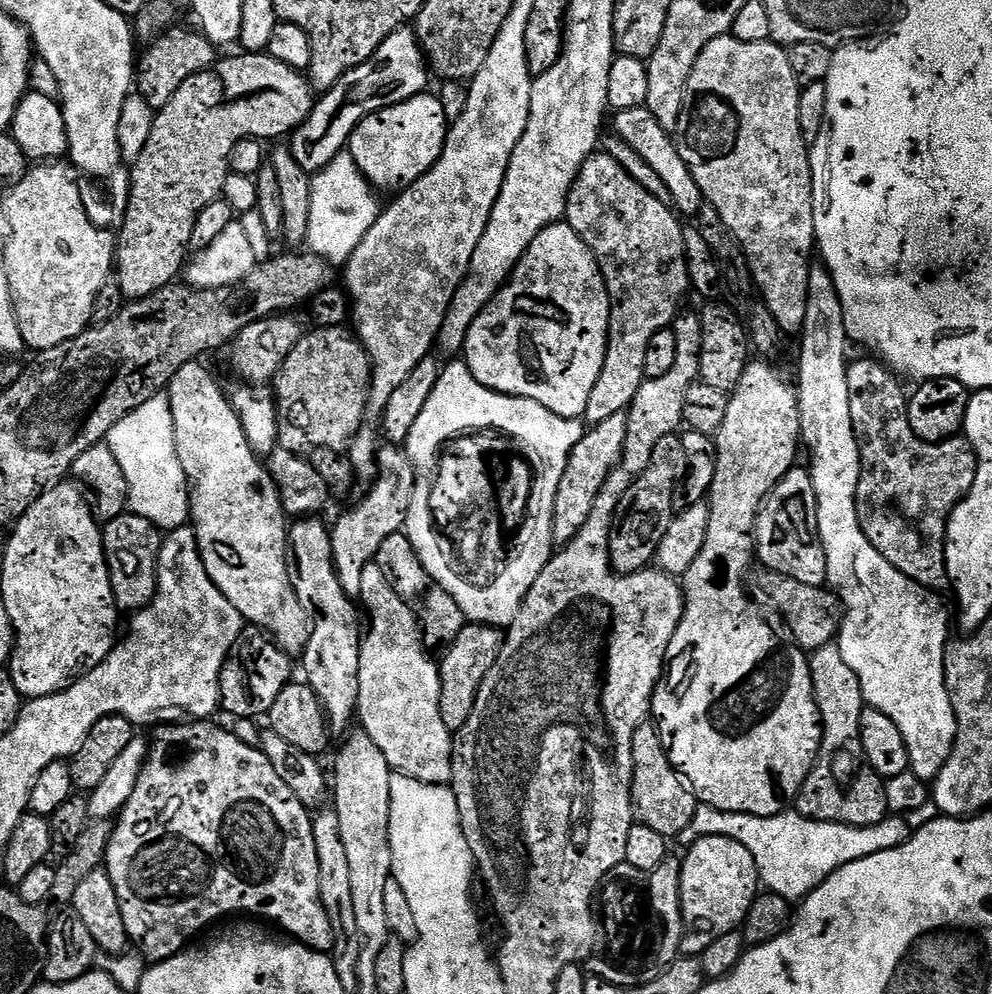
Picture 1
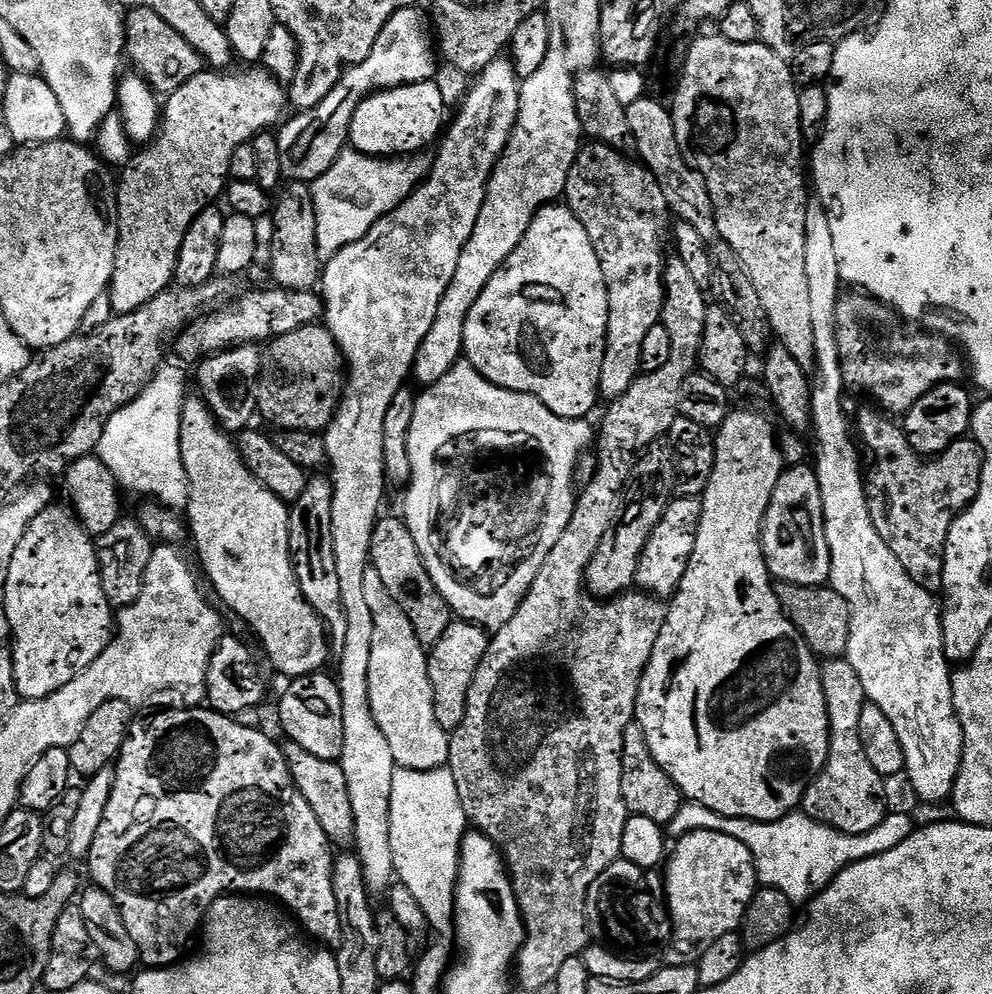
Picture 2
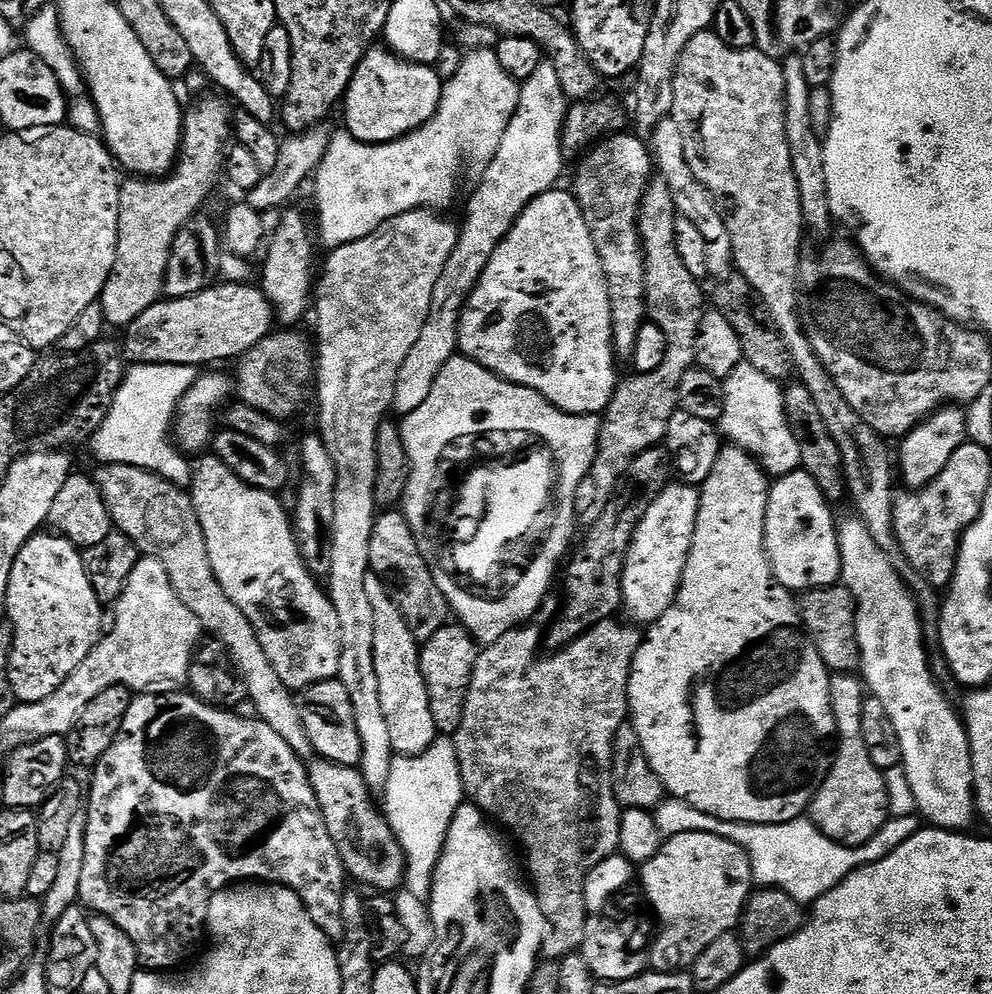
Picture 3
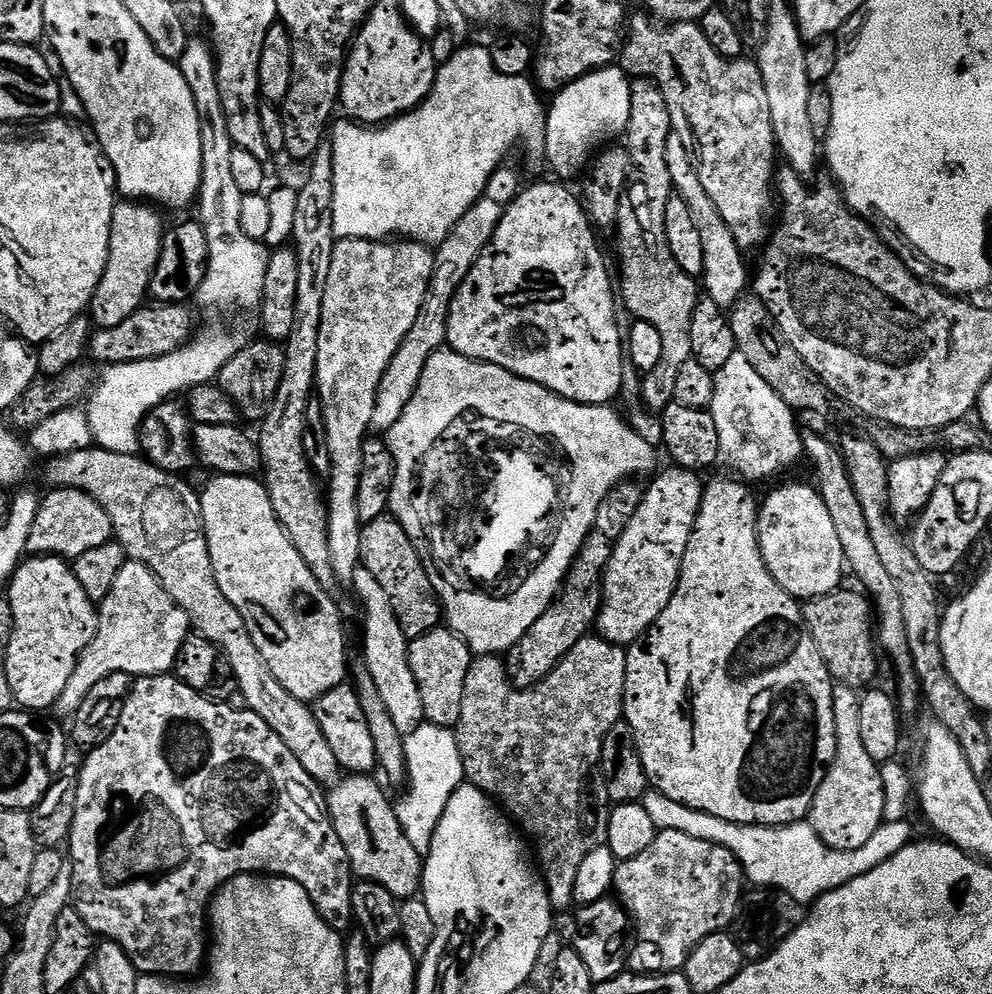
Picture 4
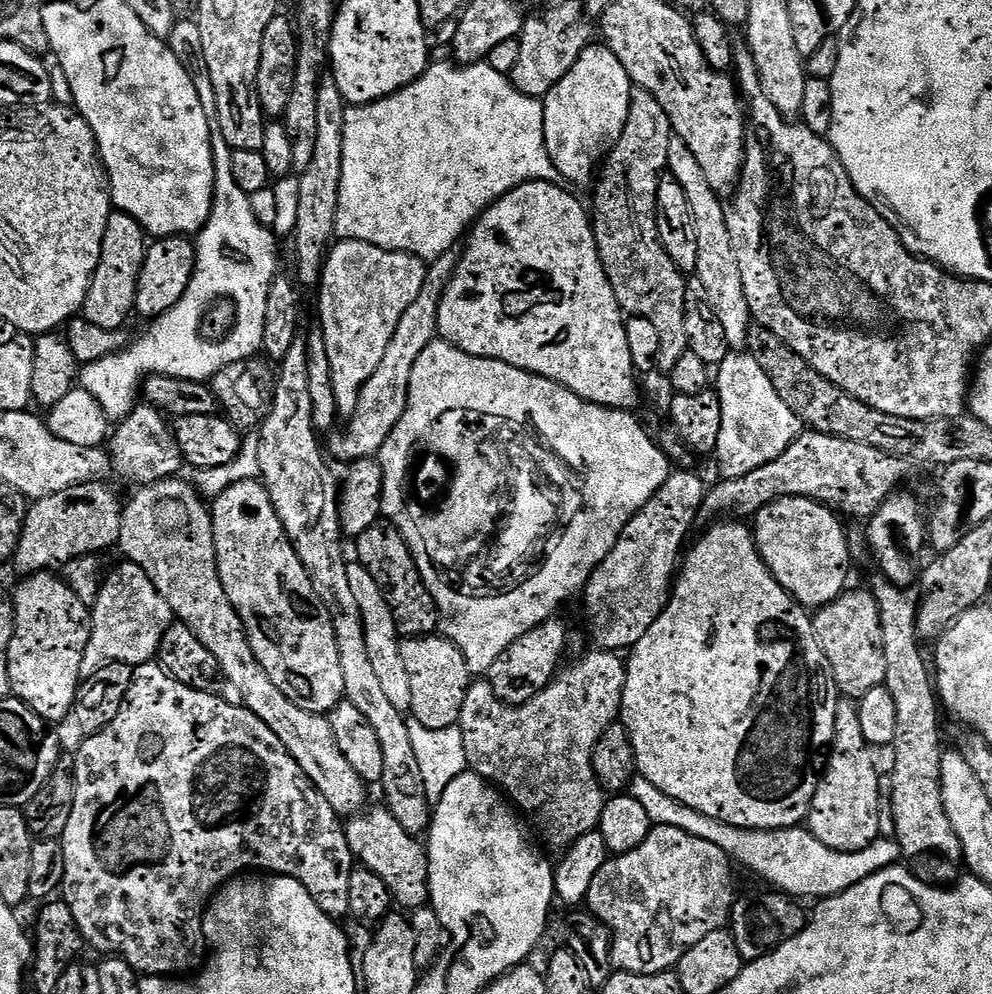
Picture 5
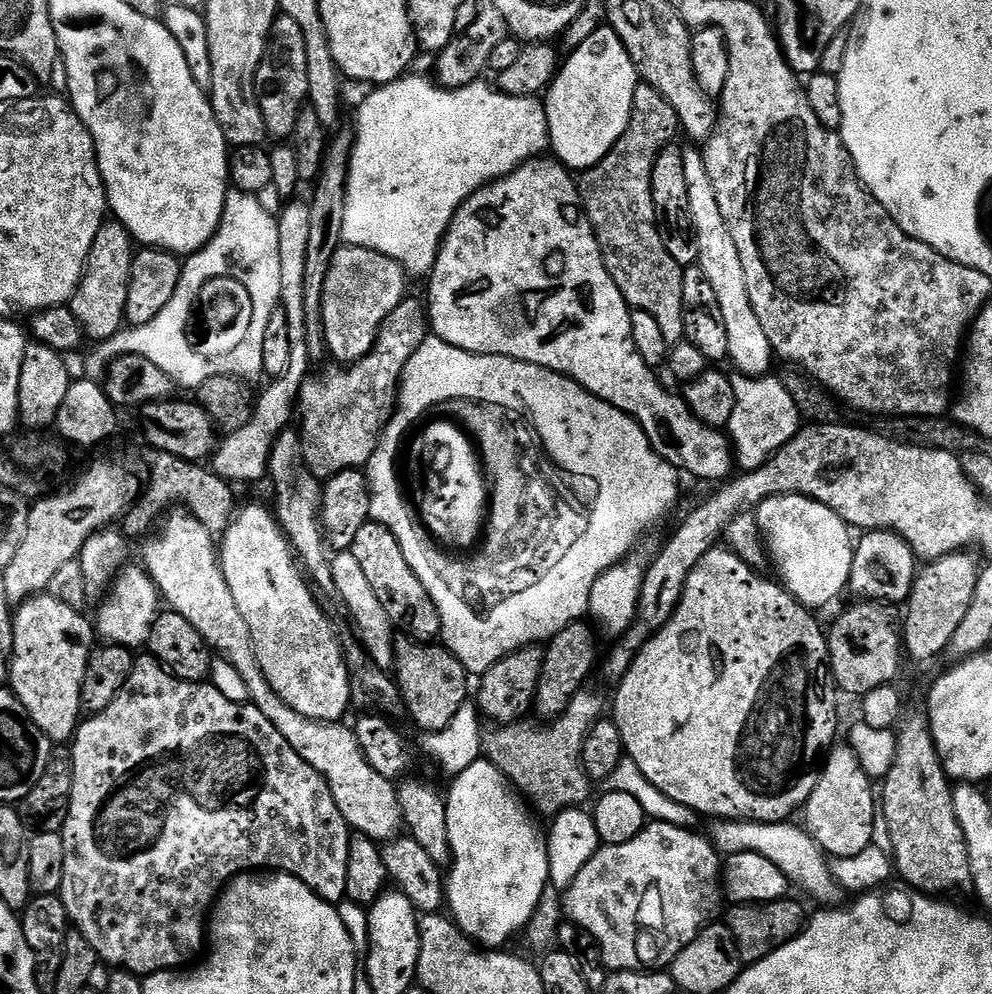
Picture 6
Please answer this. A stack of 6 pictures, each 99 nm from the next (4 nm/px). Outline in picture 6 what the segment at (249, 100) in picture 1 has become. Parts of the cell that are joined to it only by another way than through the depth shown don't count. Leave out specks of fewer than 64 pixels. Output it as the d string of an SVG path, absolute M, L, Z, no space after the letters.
M115 218L105 219L94 237L94 246L84 268L84 277L72 295L70 307L81 324L83 335L92 342L109 340L125 327L126 294L130 294L130 270L134 255L132 235Z

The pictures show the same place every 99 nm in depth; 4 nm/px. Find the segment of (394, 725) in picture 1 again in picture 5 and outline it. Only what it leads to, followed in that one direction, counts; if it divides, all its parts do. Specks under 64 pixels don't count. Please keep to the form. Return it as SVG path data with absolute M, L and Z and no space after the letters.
M359 562L349 563L350 587L354 599L358 601L358 610L362 610L362 626L366 626L366 650L370 654L370 663L374 666L380 679L384 693L393 706L407 713L411 709L410 674L406 674L406 666L402 663L401 637L396 631L396 619L370 570L363 568Z

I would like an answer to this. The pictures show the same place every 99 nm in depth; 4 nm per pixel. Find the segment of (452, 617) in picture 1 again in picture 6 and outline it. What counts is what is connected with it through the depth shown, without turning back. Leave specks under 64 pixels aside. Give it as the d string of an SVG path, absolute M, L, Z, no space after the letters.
M370 522L358 530L350 551L362 566L374 594L378 594L382 606L386 606L393 629L401 637L415 640L418 644L433 643L440 634L440 615L434 598L426 594L426 586L418 582L418 574L414 574L414 570L410 570L410 565L406 563L402 546L398 546L398 538L394 538L386 526Z

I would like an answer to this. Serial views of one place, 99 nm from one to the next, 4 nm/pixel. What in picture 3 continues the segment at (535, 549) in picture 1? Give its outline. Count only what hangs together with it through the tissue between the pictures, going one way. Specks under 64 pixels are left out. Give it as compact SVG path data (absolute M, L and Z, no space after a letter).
M463 354L452 356L450 362L442 366L434 382L434 390L430 390L426 402L422 402L418 410L403 417L400 437L406 446L410 471L402 511L416 536L421 531L425 508L428 508L427 476L433 469L438 450L454 436L461 436L466 431L484 432L484 428L532 428L532 432L544 432L544 436L552 440L556 456L560 456L560 464L564 464L564 484L560 484L560 520L556 520L556 532L552 532L552 540L548 540L544 547L544 556L536 560L532 572L528 572L528 577L520 583L520 588L516 588L516 592L512 592L512 596L508 596L504 604L484 604L484 600L472 600L472 596L464 596L464 592L459 592L456 584L452 584L452 580L448 580L444 572L434 573L434 582L438 582L438 590L442 590L448 600L455 619L472 633L477 645L487 646L498 642L502 634L531 621L532 615L543 606L544 599L552 588L552 579L555 576L557 579L574 544L572 535L578 529L578 493L591 473L596 457L600 421L599 415L571 416L568 412L558 410L541 392L535 392L521 384L511 384L509 380L494 375Z

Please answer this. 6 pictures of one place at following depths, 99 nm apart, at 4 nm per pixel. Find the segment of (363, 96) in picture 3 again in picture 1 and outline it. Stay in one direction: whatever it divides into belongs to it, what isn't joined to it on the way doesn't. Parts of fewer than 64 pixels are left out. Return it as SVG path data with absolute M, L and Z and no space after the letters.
M421 94L401 104L372 112L369 116L365 116L362 122L358 122L358 126L352 132L352 137L348 140L346 150L354 158L358 170L365 176L369 184L381 193L399 194L414 182L418 182L418 178L422 178L422 174L429 172L434 166L434 162L438 162L438 158L446 146L450 123L442 108L439 95L428 95Z

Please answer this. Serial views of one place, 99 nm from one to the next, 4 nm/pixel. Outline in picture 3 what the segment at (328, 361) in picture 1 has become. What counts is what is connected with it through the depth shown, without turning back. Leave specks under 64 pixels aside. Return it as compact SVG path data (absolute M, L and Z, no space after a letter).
M273 330L240 357L235 368L234 392L238 400L276 420L288 422L303 406L304 399L307 396L309 399L314 384L314 344L300 330Z

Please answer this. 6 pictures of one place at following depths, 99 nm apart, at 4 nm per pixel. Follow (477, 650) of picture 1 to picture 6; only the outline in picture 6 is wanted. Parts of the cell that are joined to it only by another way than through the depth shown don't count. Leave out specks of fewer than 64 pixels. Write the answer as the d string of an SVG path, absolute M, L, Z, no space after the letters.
M400 638L394 645L396 647L394 679L407 715L412 715L412 720L421 728L421 733L446 730L446 726L454 722L454 714L458 714L458 710L462 710L462 706L469 703L470 673L464 669L462 662L458 662L453 652L449 652L439 643L418 644L415 640Z

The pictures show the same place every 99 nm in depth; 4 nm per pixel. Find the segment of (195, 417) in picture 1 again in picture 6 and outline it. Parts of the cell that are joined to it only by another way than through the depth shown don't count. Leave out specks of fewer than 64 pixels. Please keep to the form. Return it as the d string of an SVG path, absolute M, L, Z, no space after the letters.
M260 504L237 507L223 539L219 541L218 555L226 586L230 586L230 594L234 594L238 610L242 610L246 626L250 626L252 645L268 684L279 694L282 702L286 702L286 706L306 718L320 720L324 724L343 721L354 693L354 681L344 659L344 649L338 636L336 640L336 632L327 614L320 609L317 593L310 587L273 509L263 508Z

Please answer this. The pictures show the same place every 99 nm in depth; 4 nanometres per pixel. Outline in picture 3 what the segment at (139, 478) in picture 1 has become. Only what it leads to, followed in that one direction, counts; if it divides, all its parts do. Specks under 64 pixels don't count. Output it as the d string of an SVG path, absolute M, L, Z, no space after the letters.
M136 364L124 373L124 381L114 394L114 402L90 441L100 464L138 466L187 489L192 483L193 465L178 451L170 433L174 428L176 407L196 381L197 369L177 364Z

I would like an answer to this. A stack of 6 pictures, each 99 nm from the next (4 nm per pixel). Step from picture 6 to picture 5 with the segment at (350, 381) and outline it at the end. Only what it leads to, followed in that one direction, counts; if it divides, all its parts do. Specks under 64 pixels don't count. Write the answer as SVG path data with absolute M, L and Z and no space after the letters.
M450 251L427 265L428 273L422 286L422 294L412 303L410 310L402 314L402 322L398 322L398 330L394 330L394 338L390 346L386 346L386 358L382 358L378 370L374 370L366 386L362 386L360 405L347 421L348 433L345 436L331 437L332 452L343 462L375 457L386 438L390 438L390 430L394 430L398 418L402 418L408 401L410 374L414 374L414 362L418 362L418 354L422 354L422 350L426 350L426 346L437 339L440 295L454 274L457 259L457 253Z

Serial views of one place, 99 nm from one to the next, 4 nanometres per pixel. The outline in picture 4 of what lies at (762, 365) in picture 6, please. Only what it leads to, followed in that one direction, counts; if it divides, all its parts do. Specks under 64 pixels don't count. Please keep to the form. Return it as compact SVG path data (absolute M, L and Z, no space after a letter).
M675 134L668 139L666 162L670 166L672 187L686 202L686 206L690 206L690 214L694 218L694 223L698 226L698 234L702 238L703 291L710 298L714 298L714 302L718 302L720 308L731 310L750 288L748 268L744 265L745 253L738 246L730 226L722 218L722 214L718 214L714 202L710 202L710 194L706 194L706 189L703 188L696 173L696 167L692 165L692 156L686 150L686 146L682 146L682 138L678 138Z

